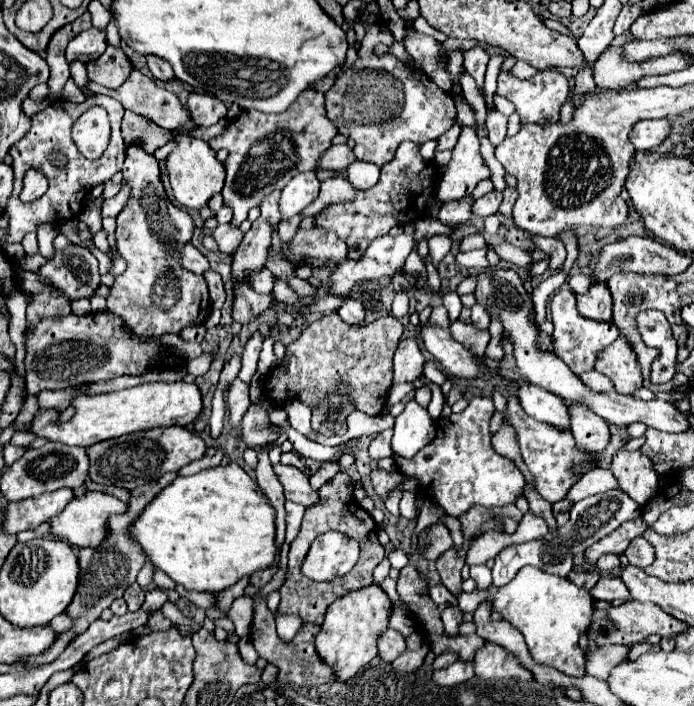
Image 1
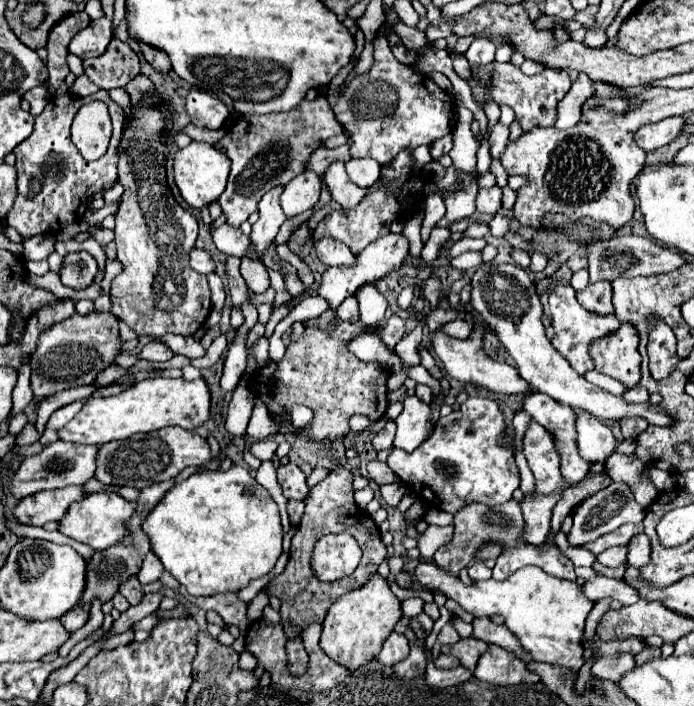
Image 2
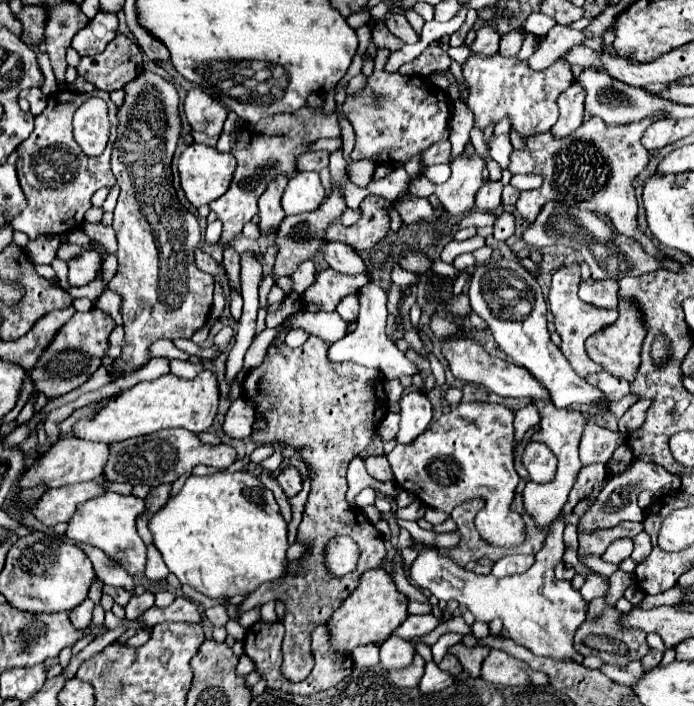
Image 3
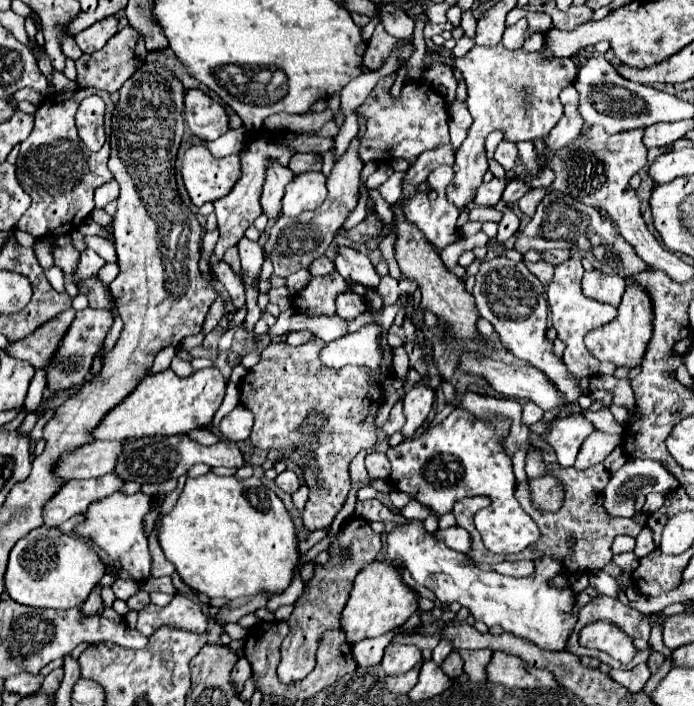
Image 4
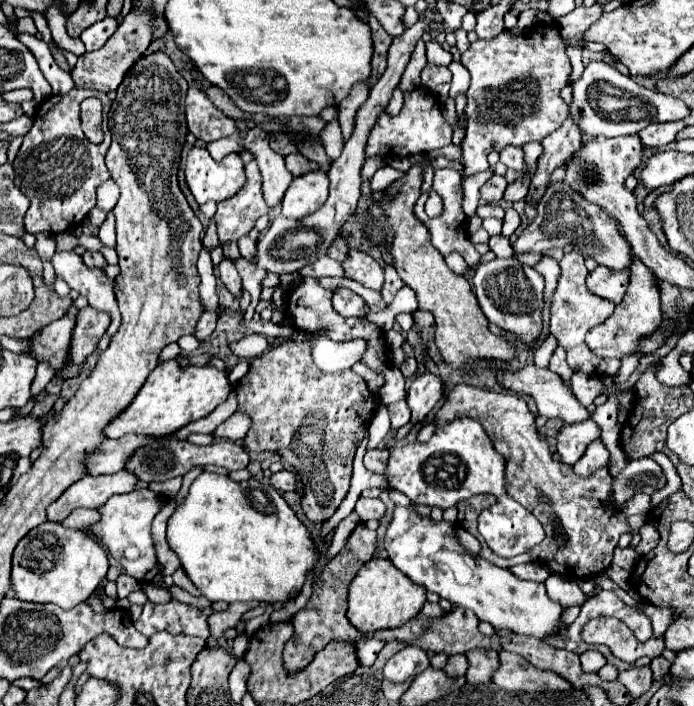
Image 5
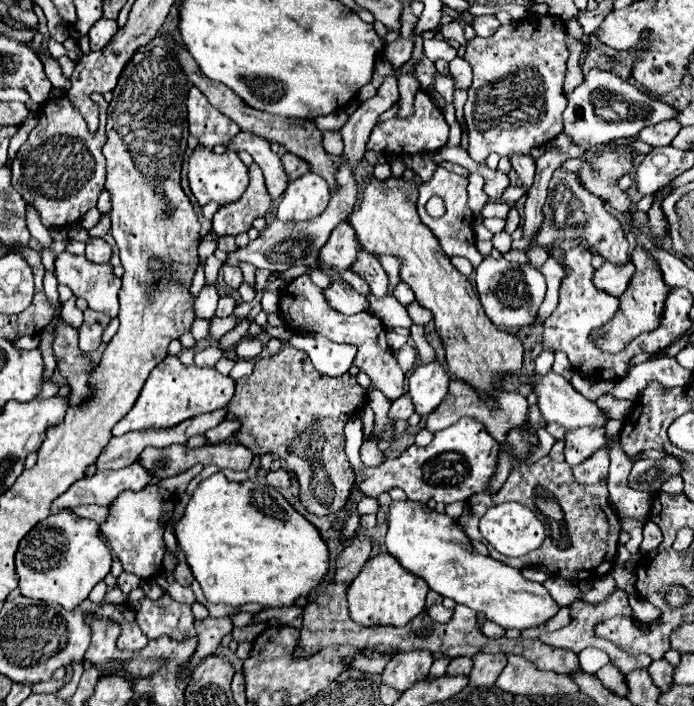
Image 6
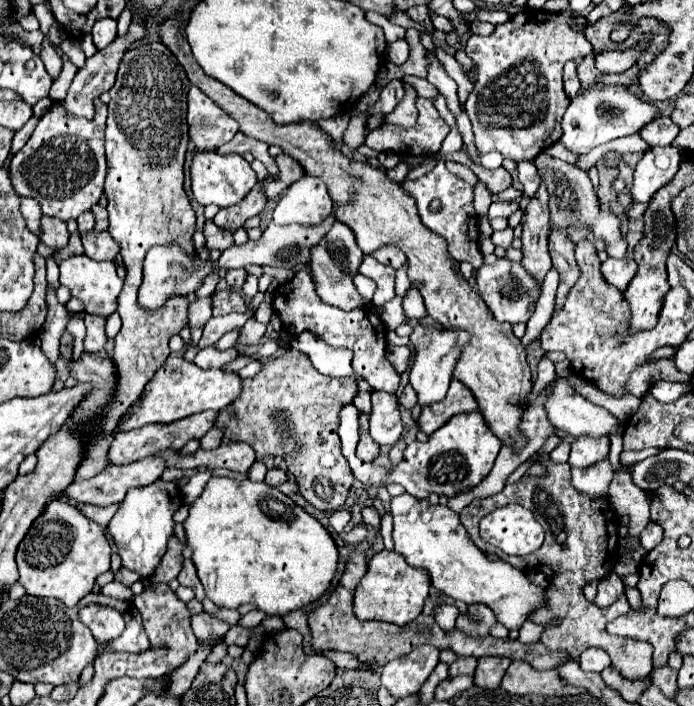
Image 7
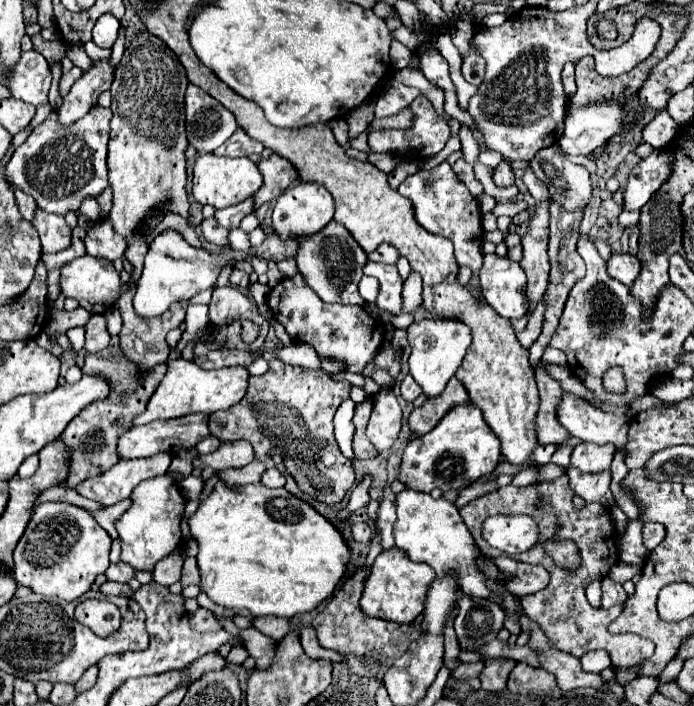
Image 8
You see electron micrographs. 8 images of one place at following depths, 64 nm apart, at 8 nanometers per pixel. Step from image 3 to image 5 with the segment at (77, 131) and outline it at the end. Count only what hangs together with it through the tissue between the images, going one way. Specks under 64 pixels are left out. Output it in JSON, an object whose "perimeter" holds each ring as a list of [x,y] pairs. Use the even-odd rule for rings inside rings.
{"perimeter":[[[89,97],[84,99],[80,108],[80,118],[82,118],[82,130],[88,140],[92,142],[102,142],[102,104],[98,98]]]}

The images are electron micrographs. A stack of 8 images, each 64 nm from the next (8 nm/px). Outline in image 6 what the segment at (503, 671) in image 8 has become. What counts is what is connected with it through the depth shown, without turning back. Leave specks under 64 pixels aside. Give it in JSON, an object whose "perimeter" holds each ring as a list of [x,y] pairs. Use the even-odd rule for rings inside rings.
{"perimeter":[[[476,654],[474,658],[474,668],[470,672],[470,684],[472,686],[494,686],[496,678],[500,676],[500,672],[504,670],[504,664],[506,664],[506,656],[504,654]]]}

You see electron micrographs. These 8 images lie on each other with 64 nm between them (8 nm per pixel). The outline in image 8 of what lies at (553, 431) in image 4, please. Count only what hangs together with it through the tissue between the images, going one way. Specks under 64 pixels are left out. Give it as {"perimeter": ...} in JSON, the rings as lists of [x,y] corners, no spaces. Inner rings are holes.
{"perimeter":[[[580,442],[574,452],[572,452],[572,466],[576,466],[580,472],[596,474],[596,472],[610,472],[612,458],[614,458],[616,448],[612,444],[590,444],[590,442]]]}

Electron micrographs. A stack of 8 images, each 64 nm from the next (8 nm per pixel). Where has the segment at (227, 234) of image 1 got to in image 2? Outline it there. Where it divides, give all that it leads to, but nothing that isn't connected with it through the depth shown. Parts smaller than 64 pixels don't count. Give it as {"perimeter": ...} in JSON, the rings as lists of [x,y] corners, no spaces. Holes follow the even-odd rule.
{"perimeter":[[[228,224],[216,228],[212,232],[212,240],[216,248],[228,256],[246,256],[252,250],[252,240],[242,234],[242,230],[230,228]]]}

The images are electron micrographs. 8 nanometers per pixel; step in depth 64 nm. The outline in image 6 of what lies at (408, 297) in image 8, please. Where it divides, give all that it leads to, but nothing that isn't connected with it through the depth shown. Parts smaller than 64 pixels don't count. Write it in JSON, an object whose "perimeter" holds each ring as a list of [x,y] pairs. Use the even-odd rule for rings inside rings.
{"perimeter":[[[414,300],[412,304],[408,304],[408,314],[410,314],[410,318],[412,318],[416,324],[422,324],[422,326],[432,320],[432,314],[430,314],[426,308],[420,308],[418,300]]]}

